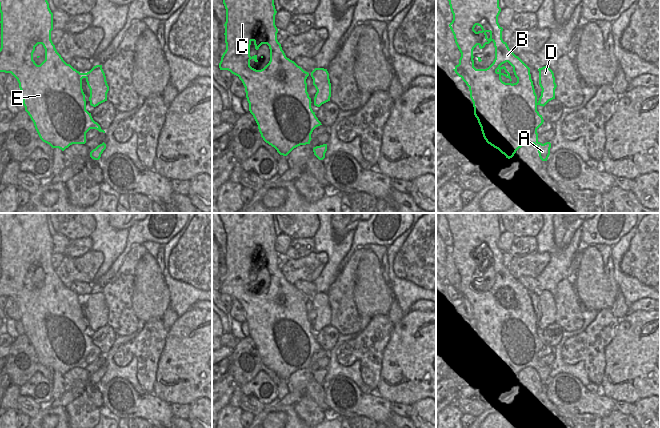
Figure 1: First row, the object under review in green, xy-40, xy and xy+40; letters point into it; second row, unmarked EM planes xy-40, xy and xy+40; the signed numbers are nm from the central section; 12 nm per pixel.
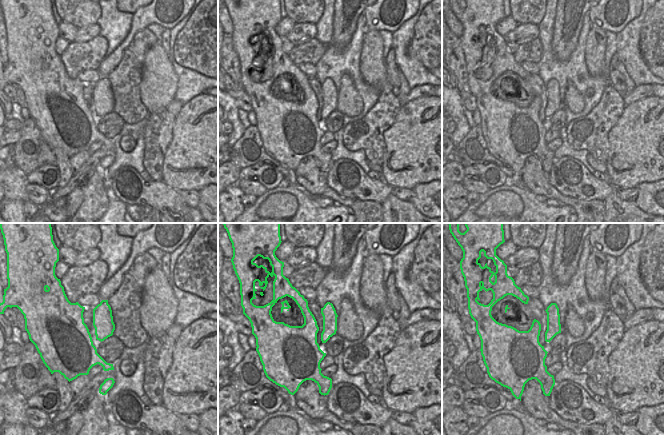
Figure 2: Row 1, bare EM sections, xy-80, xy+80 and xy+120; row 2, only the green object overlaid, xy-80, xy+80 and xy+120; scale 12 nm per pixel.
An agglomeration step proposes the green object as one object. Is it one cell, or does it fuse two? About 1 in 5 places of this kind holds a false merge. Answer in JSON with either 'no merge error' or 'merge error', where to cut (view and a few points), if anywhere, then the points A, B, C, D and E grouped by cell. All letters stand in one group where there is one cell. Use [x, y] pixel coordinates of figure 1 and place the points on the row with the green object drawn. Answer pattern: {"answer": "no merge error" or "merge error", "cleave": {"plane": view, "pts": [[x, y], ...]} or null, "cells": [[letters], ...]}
{"answer": "no merge error", "cleave": null, "cells": [["A", "B", "C", "D", "E"]]}

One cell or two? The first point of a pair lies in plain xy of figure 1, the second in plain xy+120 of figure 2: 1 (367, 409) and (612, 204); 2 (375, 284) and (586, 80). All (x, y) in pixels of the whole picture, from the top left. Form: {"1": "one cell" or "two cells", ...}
{"1": "two cells", "2": "two cells"}

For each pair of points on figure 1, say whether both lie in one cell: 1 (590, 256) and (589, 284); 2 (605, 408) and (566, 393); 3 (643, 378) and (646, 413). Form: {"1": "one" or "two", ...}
{"1": "one", "2": "one", "3": "two"}

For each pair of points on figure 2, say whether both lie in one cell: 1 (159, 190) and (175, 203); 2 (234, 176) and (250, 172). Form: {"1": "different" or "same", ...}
{"1": "same", "2": "different"}

